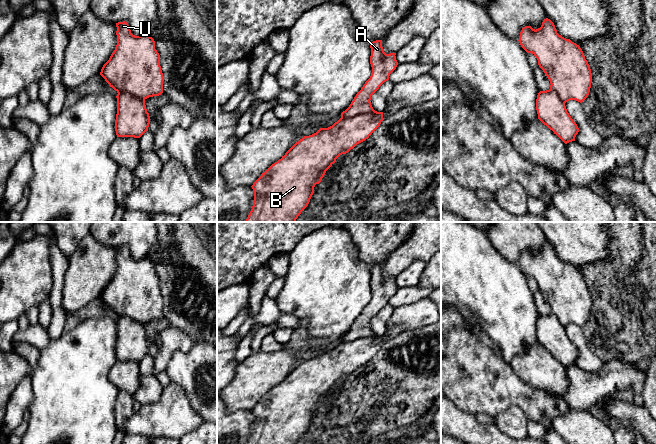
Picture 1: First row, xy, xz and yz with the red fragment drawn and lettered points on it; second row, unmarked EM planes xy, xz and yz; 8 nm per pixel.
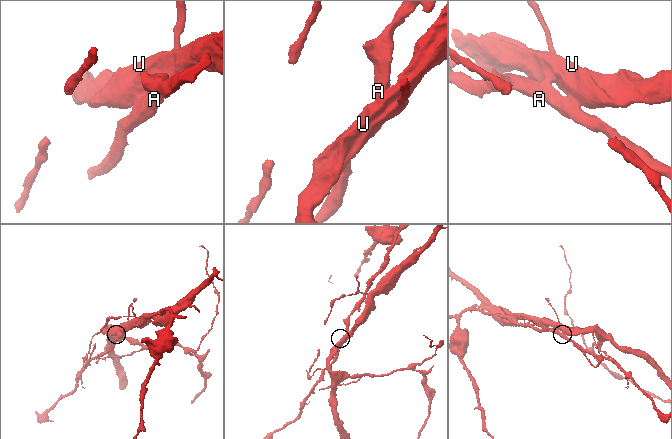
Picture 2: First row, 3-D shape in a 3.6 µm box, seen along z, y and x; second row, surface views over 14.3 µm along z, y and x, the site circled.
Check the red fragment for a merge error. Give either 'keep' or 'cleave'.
cleave

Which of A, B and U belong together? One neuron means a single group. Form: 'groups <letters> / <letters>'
groups A / B U

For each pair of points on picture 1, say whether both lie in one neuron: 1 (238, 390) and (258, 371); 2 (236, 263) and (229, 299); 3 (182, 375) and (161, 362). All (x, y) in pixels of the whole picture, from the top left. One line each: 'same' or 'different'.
1: same
2: different
3: different

